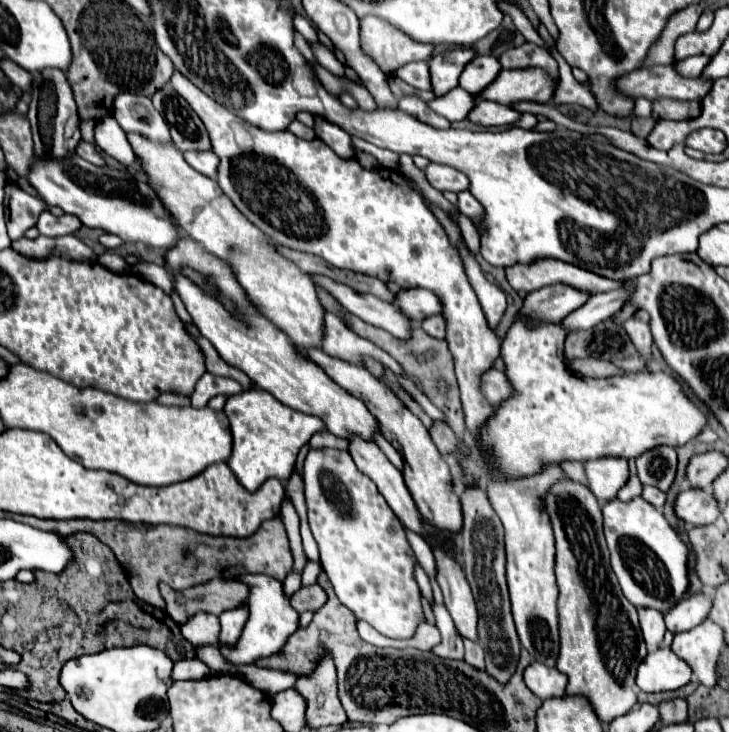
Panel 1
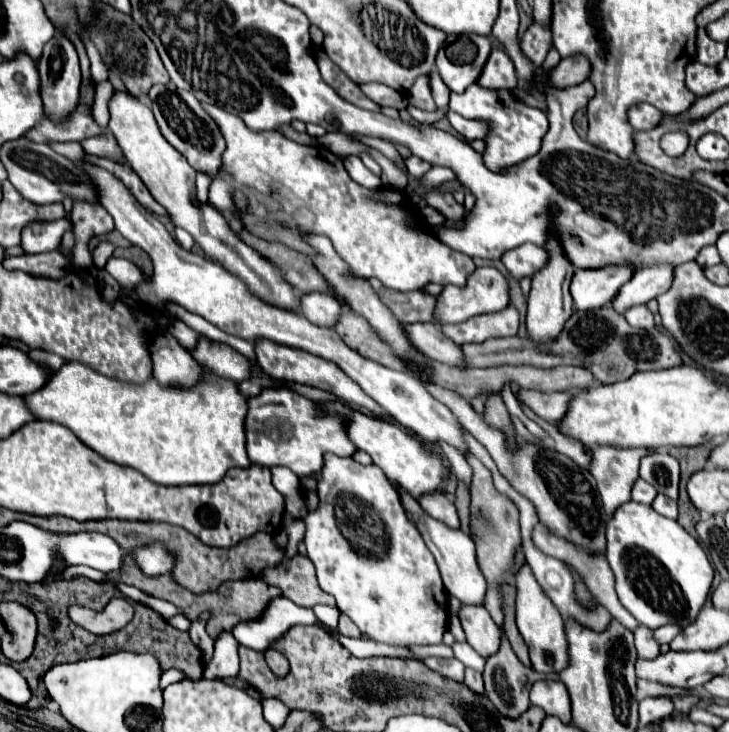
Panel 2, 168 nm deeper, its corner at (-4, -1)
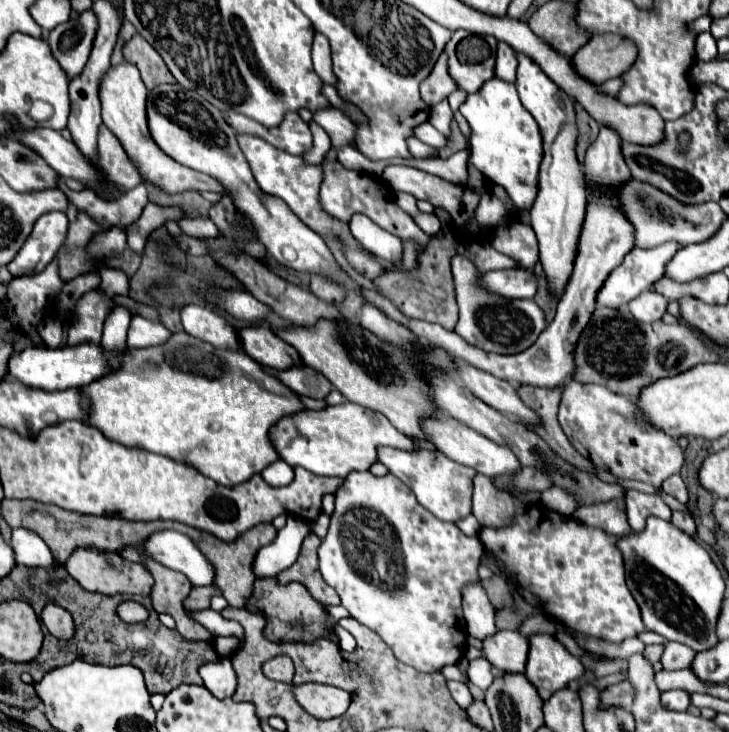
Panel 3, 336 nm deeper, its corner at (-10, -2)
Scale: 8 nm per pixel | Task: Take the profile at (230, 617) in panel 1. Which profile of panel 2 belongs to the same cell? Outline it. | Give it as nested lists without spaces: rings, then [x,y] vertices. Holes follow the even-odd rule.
[[[222,631],[214,645],[214,657],[204,669],[204,677],[218,679],[218,677],[238,675],[238,667],[240,667],[238,647],[240,643],[234,639],[232,631]]]

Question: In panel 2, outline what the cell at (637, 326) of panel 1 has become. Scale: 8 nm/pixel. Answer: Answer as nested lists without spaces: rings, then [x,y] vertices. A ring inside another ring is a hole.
[[[636,305],[636,307],[630,307],[626,313],[624,313],[626,321],[632,325],[632,327],[652,327],[654,325],[654,317],[652,313],[648,311],[646,305]]]

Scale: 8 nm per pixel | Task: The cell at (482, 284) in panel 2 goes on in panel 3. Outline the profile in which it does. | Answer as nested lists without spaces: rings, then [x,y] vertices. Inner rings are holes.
[[[516,268],[516,270],[490,270],[484,274],[484,288],[490,292],[498,292],[504,298],[534,298],[538,280],[532,270]]]

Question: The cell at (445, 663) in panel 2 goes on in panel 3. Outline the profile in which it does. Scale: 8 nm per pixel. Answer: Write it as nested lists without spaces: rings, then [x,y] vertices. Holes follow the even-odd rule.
[[[448,682],[448,690],[450,690],[450,694],[452,694],[452,698],[456,700],[456,704],[460,706],[460,708],[468,708],[470,704],[472,704],[472,694],[470,694],[470,690],[464,686],[464,684],[460,684],[460,682]]]

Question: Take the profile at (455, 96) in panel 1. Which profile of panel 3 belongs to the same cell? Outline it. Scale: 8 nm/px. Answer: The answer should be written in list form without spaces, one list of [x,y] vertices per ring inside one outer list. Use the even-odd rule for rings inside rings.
[[[492,78],[482,84],[480,92],[468,94],[460,114],[470,126],[472,164],[492,182],[502,186],[514,208],[528,212],[536,200],[538,166],[542,162],[542,138],[536,120],[522,106],[515,84]]]

